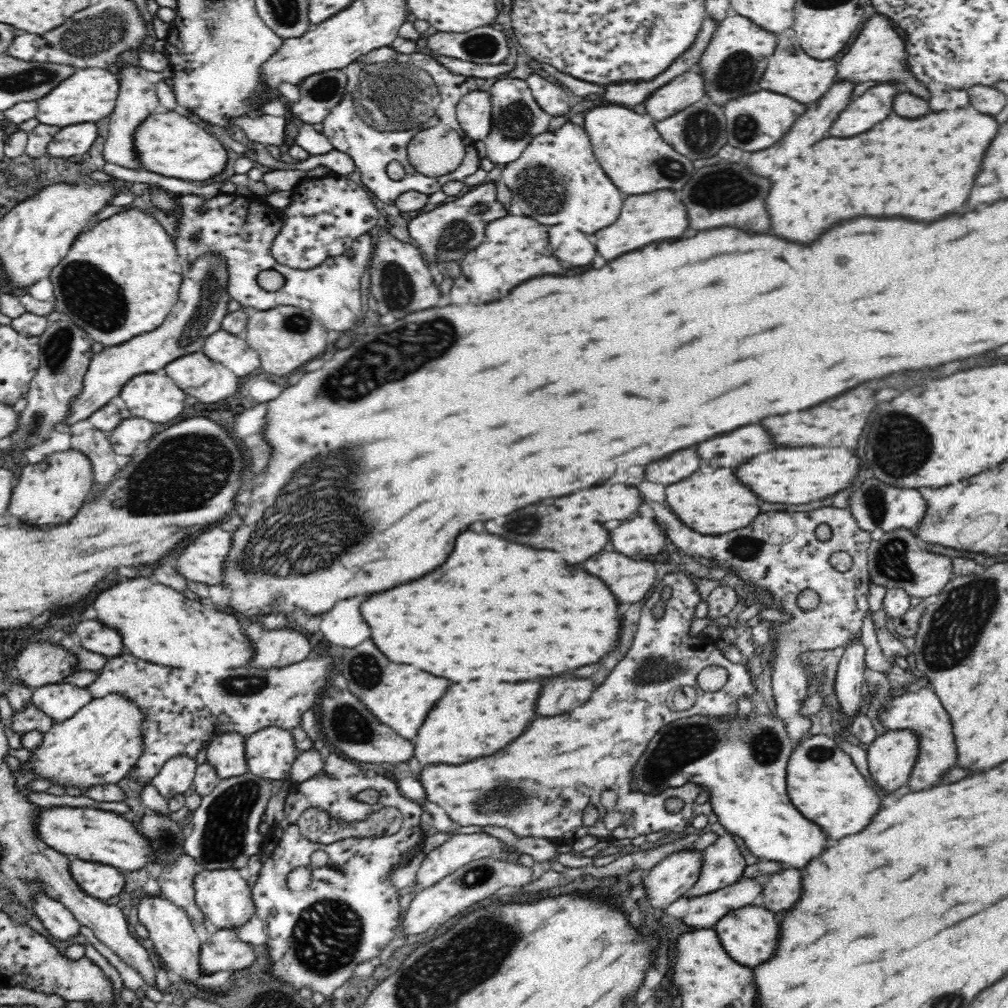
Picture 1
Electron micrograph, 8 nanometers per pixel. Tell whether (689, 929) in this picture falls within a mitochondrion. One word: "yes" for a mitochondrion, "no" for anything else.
no

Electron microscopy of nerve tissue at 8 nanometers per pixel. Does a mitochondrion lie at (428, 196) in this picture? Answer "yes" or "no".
no

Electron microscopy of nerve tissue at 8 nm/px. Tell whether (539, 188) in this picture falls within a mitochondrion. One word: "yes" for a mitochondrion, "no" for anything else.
yes

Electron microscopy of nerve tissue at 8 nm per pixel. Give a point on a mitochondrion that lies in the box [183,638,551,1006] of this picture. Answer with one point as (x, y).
(327, 934)

